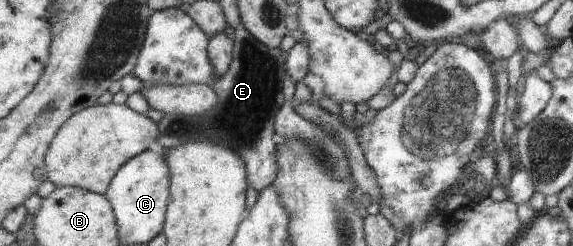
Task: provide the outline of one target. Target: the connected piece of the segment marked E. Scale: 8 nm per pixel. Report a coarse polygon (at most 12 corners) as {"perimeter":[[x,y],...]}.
{"perimeter":[[241,22],[209,113],[165,114],[158,143],[239,151],[258,193],[277,177],[289,99],[281,49]]}

